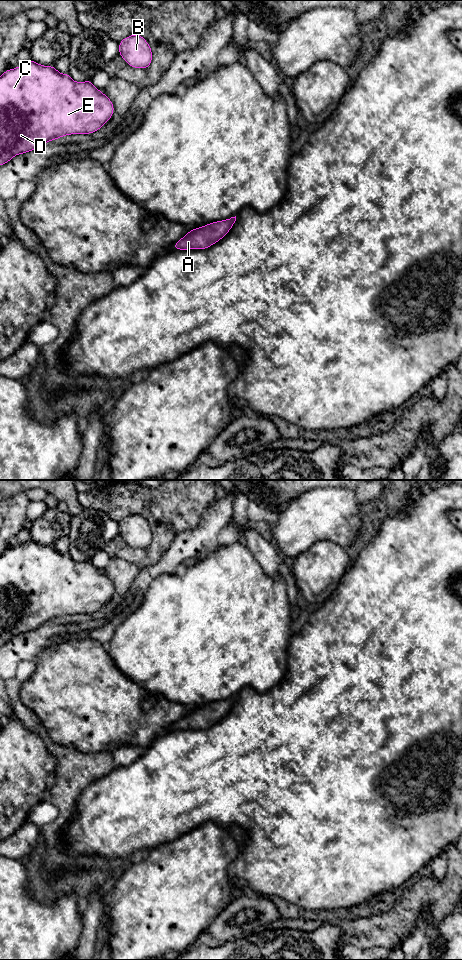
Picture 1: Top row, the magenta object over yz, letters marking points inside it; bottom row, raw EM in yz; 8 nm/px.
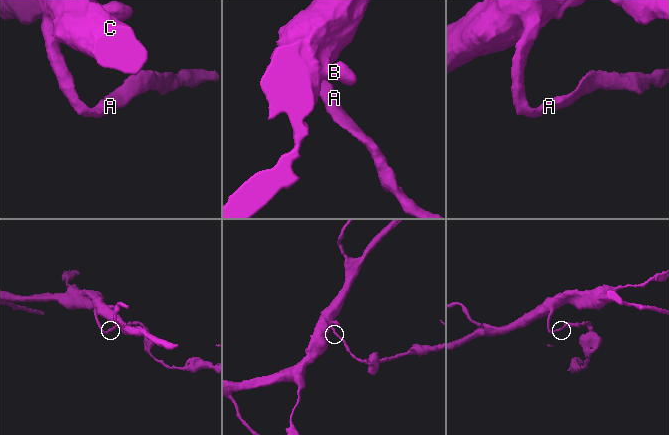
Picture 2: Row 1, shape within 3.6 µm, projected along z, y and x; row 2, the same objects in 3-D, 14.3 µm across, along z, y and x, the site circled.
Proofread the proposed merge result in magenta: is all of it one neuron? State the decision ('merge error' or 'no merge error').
no merge error

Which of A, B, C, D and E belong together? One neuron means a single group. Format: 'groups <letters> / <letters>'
groups A B C D E

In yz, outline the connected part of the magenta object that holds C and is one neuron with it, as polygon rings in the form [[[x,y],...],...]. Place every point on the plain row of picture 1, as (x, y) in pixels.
[[[31,538],[23,545],[6,550],[0,556],[0,645],[14,636],[35,630],[48,621],[72,614],[91,614],[105,605],[114,593],[112,581],[91,560],[75,562],[69,553],[61,554],[55,546],[44,546]]]

